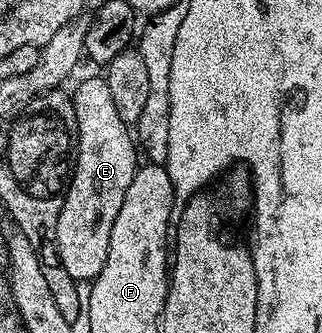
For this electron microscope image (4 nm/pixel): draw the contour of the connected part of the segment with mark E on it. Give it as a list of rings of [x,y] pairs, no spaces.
[[[107,78],[82,80],[76,92],[71,92],[70,102],[78,121],[74,166],[64,193],[54,242],[60,254],[59,266],[64,267],[74,280],[91,281],[102,273],[102,265],[106,265],[114,217],[118,217],[126,189],[130,189],[130,181],[134,181],[136,176],[138,147],[129,124],[118,117],[118,108],[110,98]]]

